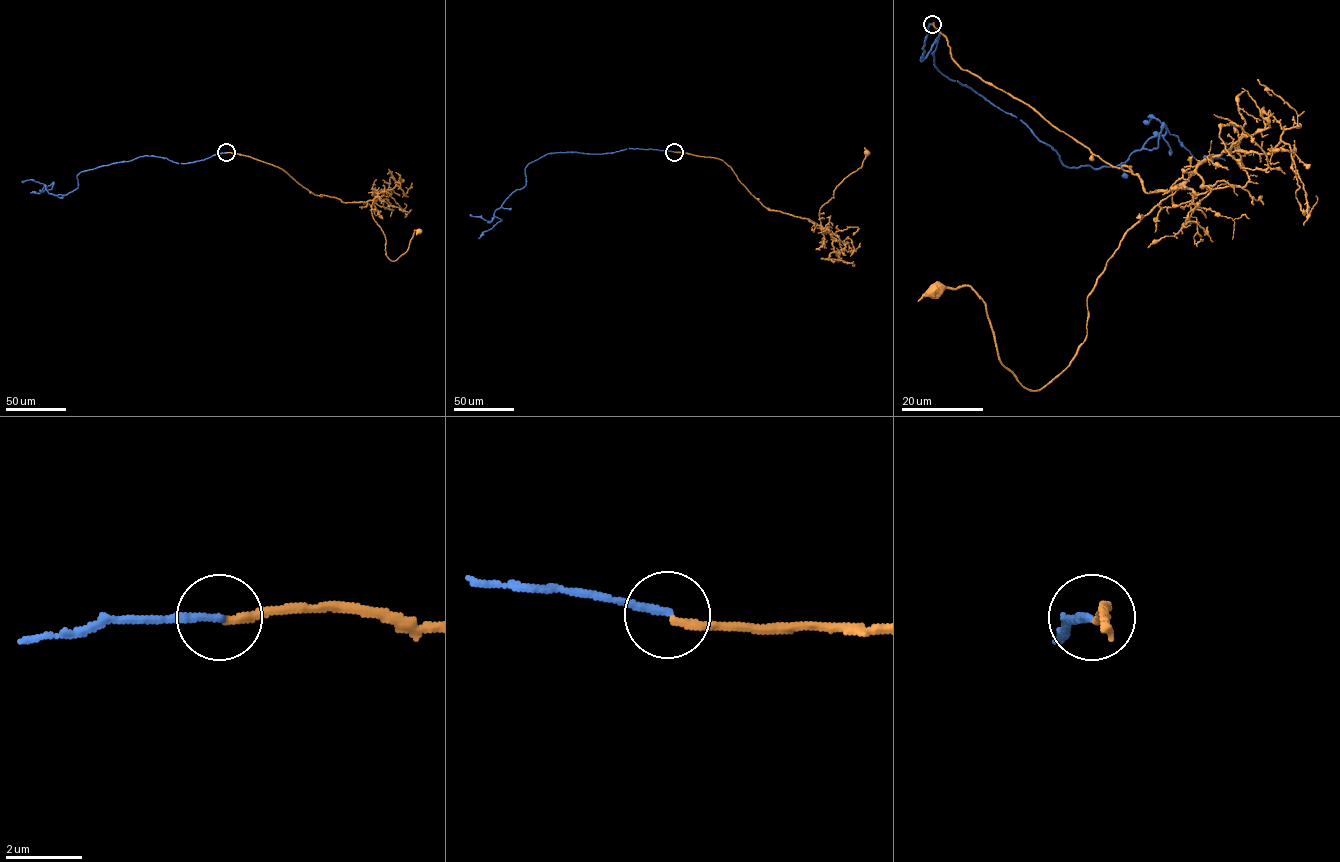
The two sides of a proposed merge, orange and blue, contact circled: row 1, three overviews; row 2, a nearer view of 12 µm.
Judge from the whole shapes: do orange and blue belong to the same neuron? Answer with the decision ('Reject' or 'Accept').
Reject

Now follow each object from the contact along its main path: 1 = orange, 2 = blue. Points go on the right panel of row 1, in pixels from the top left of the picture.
1: (932, 24), (1146, 192), (1179, 184), (1038, 390), (984, 301), (937, 288)
2: (932, 24), (920, 60), (939, 34), (935, 66), (1067, 167), (1116, 167), (1165, 126), (1197, 160), (1225, 160)

